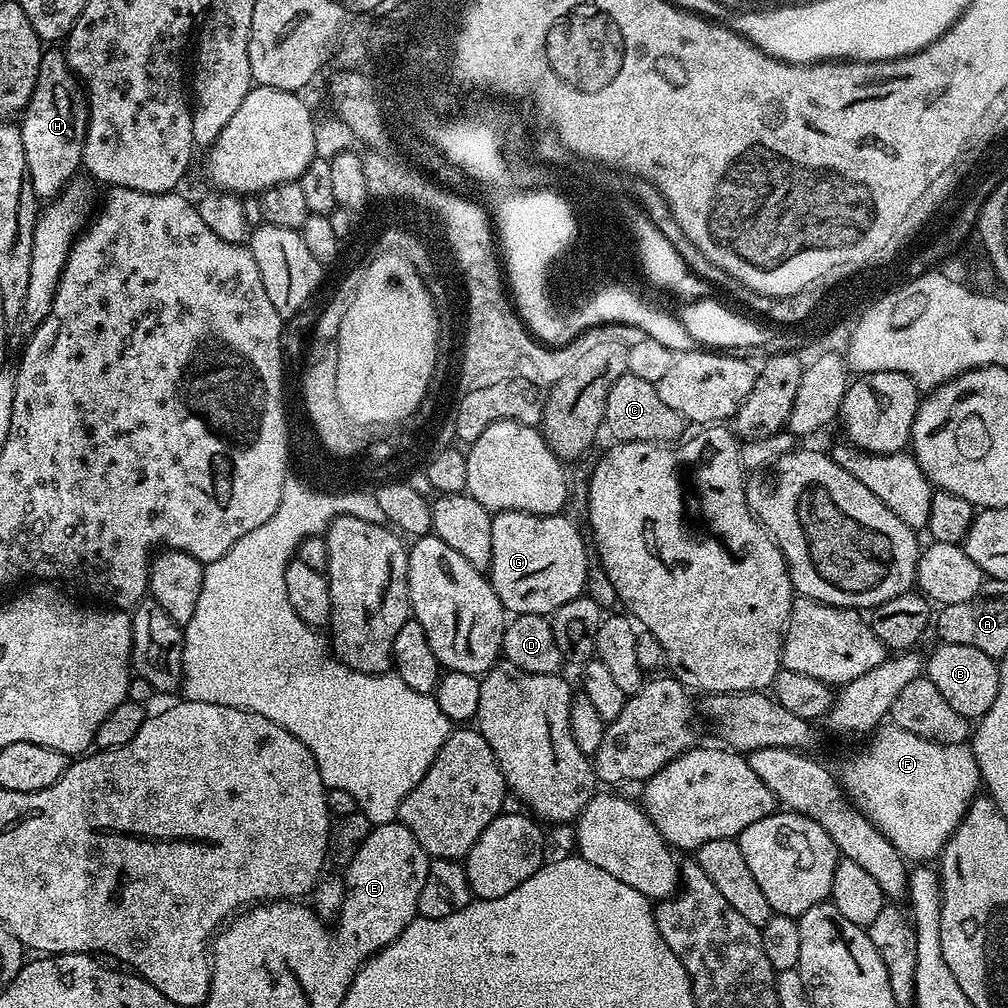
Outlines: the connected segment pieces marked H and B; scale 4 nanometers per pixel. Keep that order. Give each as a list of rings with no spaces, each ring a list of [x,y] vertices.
[[[45,51],[41,55],[34,94],[30,94],[30,102],[23,110],[22,119],[24,121],[19,121],[18,127],[22,150],[26,152],[28,181],[37,201],[47,202],[59,196],[61,190],[72,183],[81,171],[84,135],[88,132],[88,101],[78,87],[76,75],[68,67],[63,51]]]
[[[937,643],[937,648],[926,656],[926,675],[934,686],[969,722],[984,716],[990,706],[994,706],[994,698],[998,698],[998,678],[1000,669],[997,661],[991,656],[982,654],[982,650],[974,650],[974,646],[958,646],[957,644]]]

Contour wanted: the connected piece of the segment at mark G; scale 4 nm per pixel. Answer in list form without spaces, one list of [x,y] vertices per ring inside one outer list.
[[[498,512],[492,518],[492,566],[490,579],[492,588],[504,603],[509,613],[538,614],[548,616],[556,612],[558,606],[566,606],[573,598],[585,591],[588,582],[588,558],[590,548],[584,545],[580,532],[567,520],[567,515],[539,516],[529,512]]]

